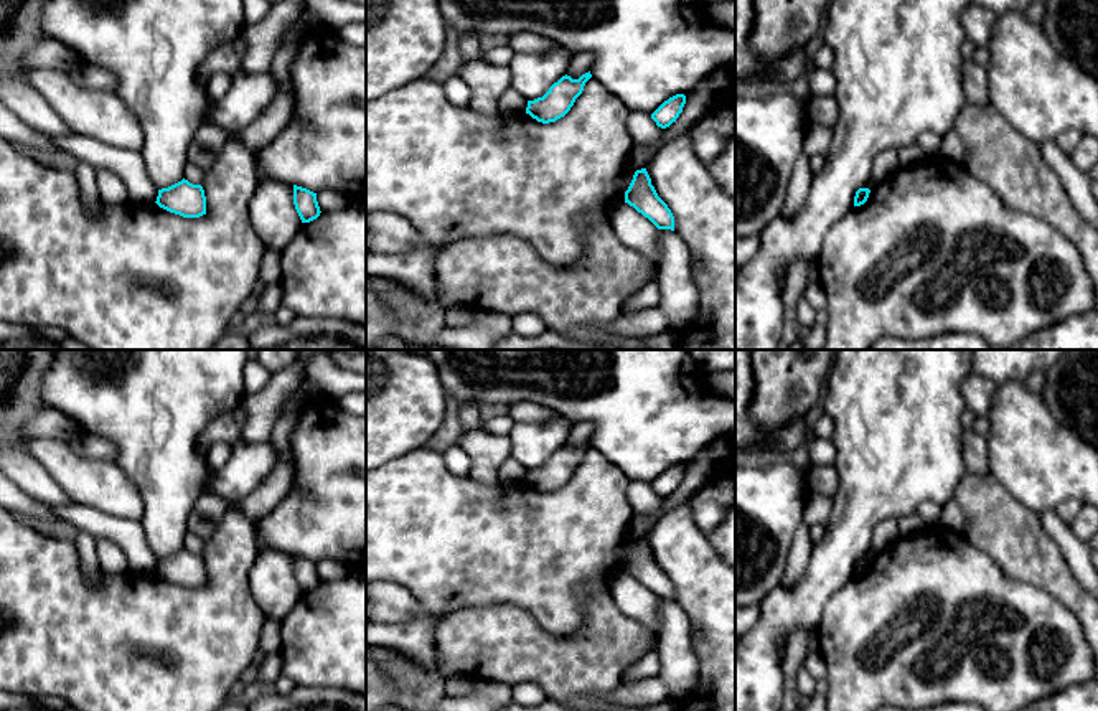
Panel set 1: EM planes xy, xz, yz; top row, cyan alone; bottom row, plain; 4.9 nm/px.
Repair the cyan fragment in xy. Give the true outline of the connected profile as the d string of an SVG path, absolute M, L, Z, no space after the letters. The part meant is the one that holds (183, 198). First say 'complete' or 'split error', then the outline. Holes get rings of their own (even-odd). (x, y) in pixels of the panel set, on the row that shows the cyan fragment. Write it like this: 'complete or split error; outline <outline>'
complete; outline M185 178L168 188L158 190L155 203L183 218L199 218L206 214L206 196L203 186L193 185Z

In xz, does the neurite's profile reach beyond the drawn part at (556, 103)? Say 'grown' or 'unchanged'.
unchanged

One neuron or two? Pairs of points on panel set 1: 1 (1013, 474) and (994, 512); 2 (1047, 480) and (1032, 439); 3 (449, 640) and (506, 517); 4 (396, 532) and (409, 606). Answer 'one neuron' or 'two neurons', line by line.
1: two neurons
2: one neuron
3: two neurons
4: two neurons

